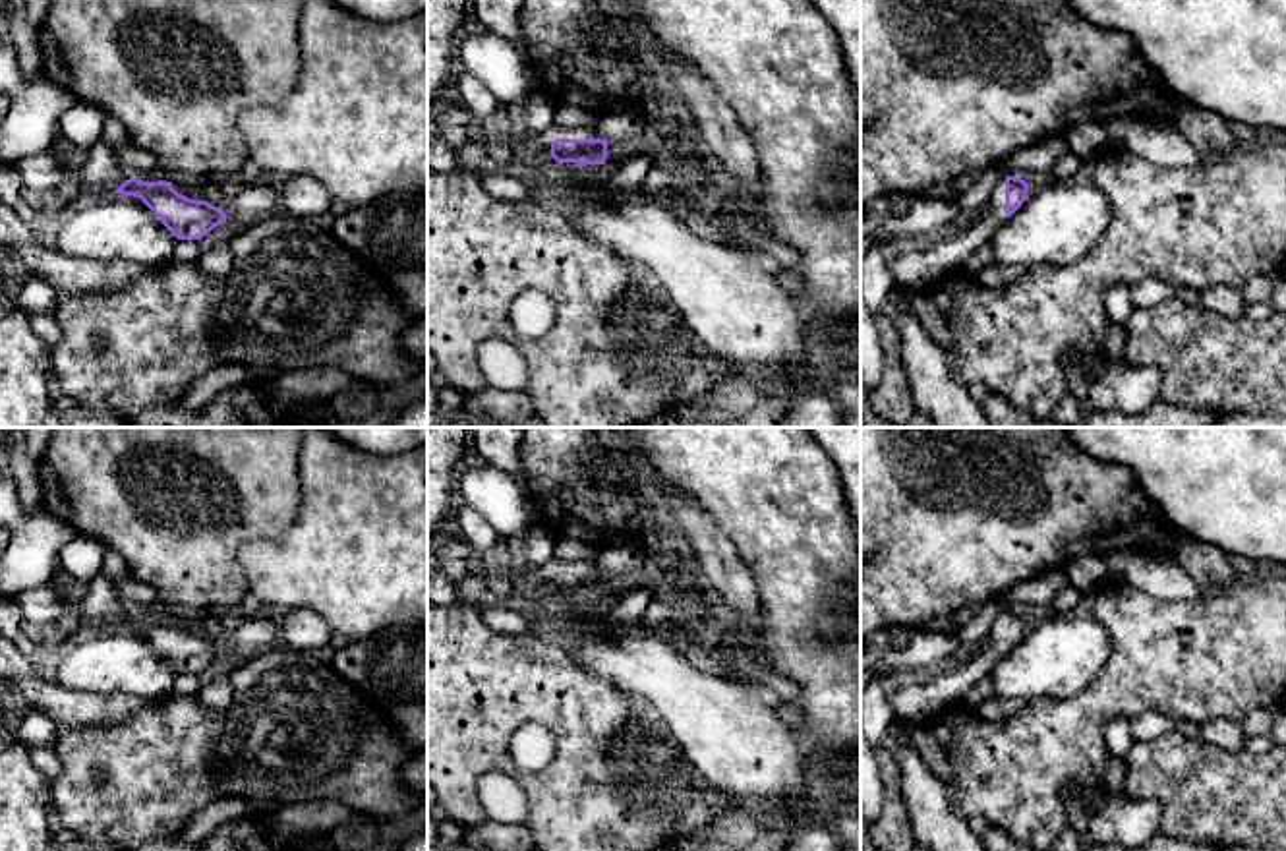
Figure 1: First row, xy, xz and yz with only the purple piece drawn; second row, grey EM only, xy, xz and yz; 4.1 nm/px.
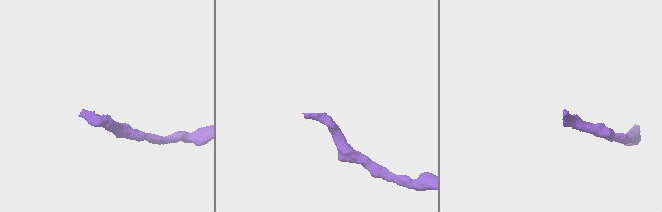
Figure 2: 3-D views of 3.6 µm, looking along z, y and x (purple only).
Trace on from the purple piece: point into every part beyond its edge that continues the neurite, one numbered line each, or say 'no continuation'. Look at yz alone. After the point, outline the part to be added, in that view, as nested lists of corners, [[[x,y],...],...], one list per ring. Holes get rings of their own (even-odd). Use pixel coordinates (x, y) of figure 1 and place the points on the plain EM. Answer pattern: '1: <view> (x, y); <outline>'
1: yz (931, 695); [[[1006,609],[998,613],[988,642],[965,654],[965,661],[951,673],[932,671],[913,685],[888,689],[888,702],[899,719],[924,723],[948,708],[959,704],[961,696],[979,683],[998,660],[1006,656]]]

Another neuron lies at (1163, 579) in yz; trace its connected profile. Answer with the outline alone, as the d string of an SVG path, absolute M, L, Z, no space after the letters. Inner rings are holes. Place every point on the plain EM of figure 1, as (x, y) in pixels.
M1125 549L1106 557L1108 576L1158 600L1199 600L1209 596L1187 571L1149 551Z

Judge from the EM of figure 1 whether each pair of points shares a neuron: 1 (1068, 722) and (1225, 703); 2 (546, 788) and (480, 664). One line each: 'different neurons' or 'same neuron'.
1: same neuron
2: same neuron

